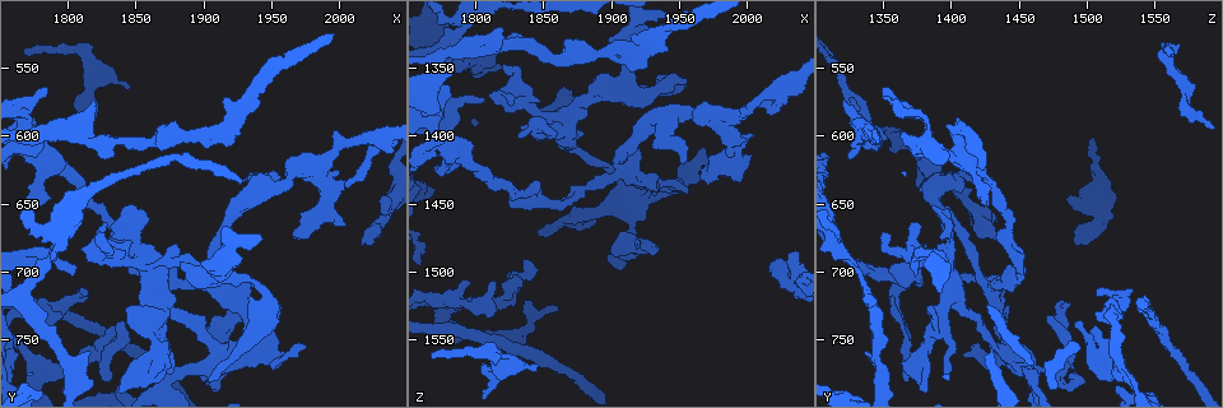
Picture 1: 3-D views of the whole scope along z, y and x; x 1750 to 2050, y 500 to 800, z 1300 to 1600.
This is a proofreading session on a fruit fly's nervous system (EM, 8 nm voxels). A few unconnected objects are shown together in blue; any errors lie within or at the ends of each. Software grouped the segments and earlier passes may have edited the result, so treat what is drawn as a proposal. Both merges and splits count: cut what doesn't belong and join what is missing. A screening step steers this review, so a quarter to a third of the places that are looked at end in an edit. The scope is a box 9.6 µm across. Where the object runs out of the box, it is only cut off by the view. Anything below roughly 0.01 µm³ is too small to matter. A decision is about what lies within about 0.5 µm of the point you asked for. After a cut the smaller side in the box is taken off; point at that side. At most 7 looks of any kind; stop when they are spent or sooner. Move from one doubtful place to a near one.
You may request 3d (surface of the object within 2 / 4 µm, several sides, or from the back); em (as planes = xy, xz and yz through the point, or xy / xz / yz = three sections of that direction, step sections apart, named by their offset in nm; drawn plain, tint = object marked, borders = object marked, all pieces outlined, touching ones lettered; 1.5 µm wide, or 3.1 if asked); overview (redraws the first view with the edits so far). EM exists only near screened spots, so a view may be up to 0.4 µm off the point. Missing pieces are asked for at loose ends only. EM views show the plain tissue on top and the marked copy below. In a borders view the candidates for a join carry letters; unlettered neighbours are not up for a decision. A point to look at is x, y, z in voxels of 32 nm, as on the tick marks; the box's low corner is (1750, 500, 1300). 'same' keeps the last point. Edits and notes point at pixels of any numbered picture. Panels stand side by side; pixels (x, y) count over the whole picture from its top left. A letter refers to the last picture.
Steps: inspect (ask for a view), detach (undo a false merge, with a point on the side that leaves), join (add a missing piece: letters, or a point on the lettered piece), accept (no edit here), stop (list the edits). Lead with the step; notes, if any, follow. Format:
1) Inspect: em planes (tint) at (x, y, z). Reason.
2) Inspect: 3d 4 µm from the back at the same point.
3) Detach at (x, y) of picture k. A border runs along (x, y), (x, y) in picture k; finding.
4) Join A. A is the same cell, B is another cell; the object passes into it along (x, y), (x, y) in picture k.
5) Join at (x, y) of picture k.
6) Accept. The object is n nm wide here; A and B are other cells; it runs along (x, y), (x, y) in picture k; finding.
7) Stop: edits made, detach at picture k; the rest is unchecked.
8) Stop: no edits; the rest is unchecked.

Inspect: em xz step 8 (borders) at (1934, 724, 1480).

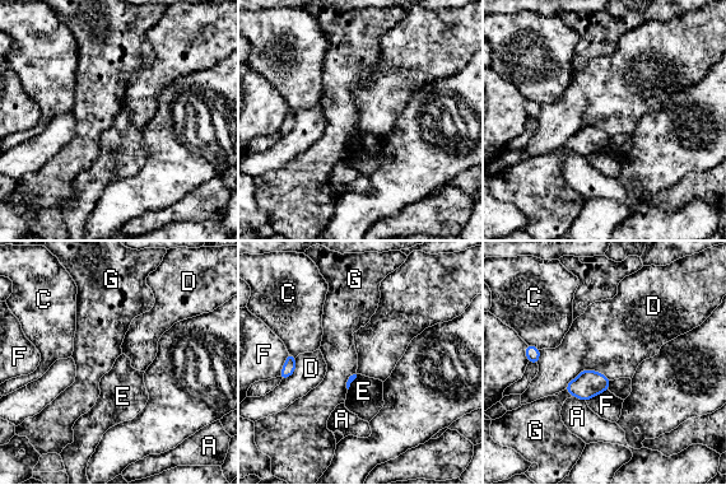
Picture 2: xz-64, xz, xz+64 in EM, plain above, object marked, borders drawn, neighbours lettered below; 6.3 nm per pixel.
Inspect: em planes (borders) at the same point.

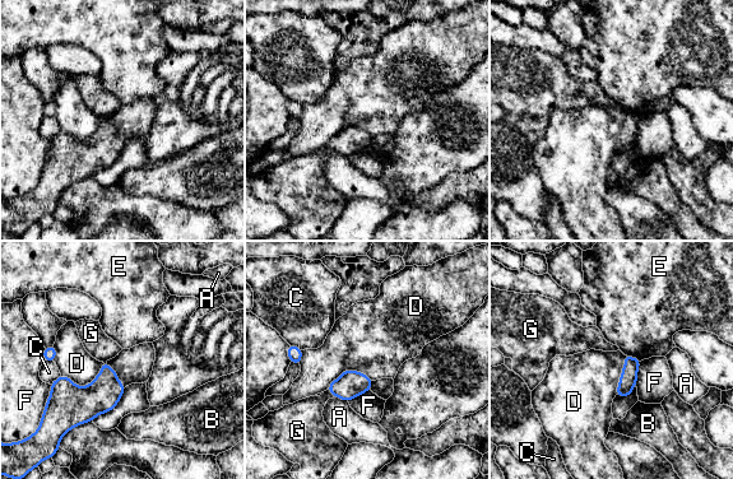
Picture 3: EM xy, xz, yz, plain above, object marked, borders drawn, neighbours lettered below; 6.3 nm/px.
Accept. A, B, C, D, E, F and G are other cells; no lettered piece goes on from it.

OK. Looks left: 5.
Inspect: 3d 4 µm at (1846, 564, 1568). Branch stops here.

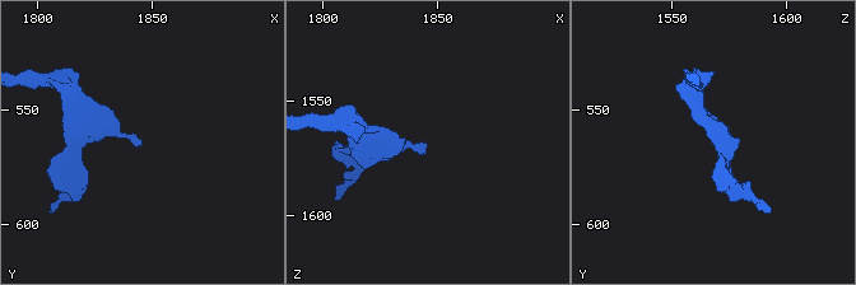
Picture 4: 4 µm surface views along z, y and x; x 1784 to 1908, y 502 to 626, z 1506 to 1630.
Inspect: em planes (borders) at (1844, 565, 1569).

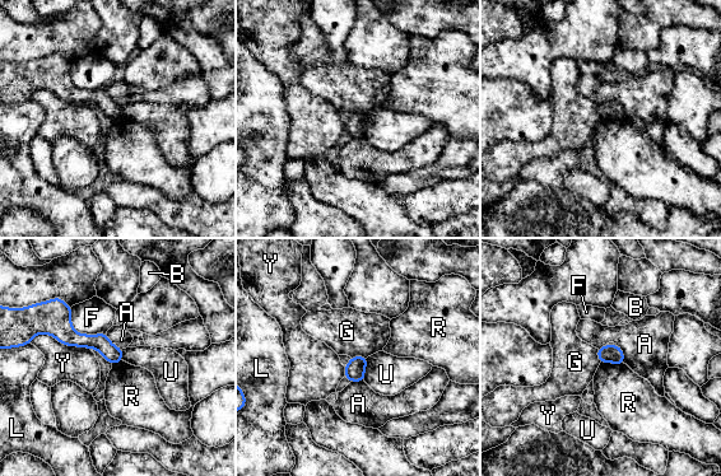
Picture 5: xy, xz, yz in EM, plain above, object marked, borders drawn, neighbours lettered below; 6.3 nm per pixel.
Accept. A, B, F, G, L, R, U and Y are other cells; none of them fits.

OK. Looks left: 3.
Inspect: em xz step 8 (tint) at (2024, 680, 1492). Branch stops here.

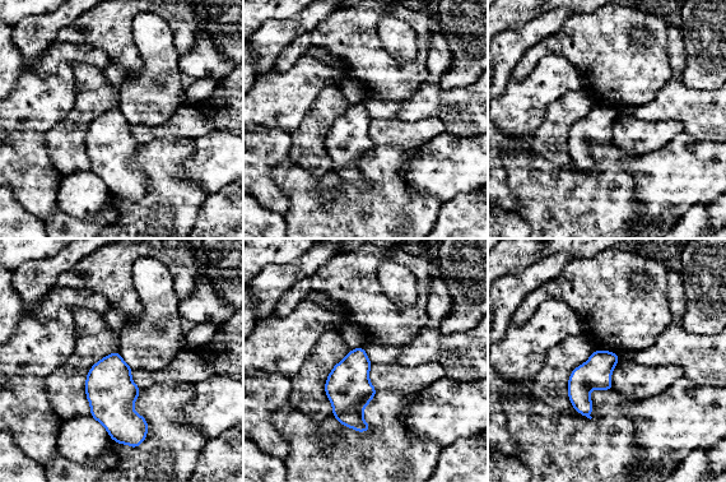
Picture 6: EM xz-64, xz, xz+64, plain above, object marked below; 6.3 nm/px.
Inspect: em planes (borders) at the same point. Another direction.

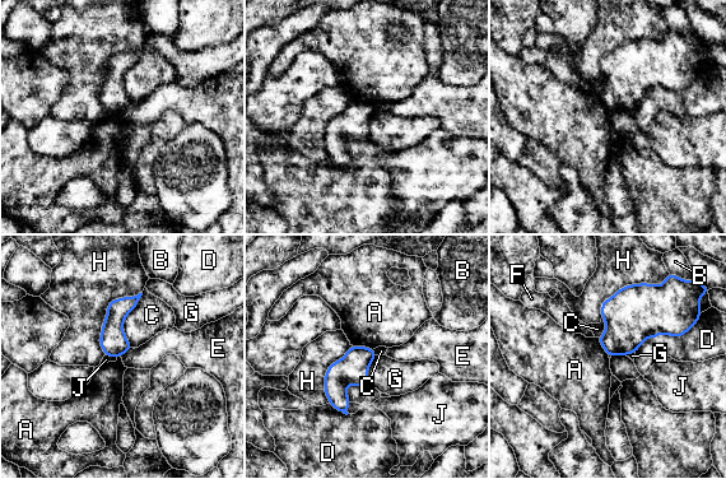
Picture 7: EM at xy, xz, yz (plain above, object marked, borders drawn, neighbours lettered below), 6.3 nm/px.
Accept. A, B, C, D, E, F, G, H and J are other cells; none of them fits.

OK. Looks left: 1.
Stop: no edits; the rest is unchecked.

